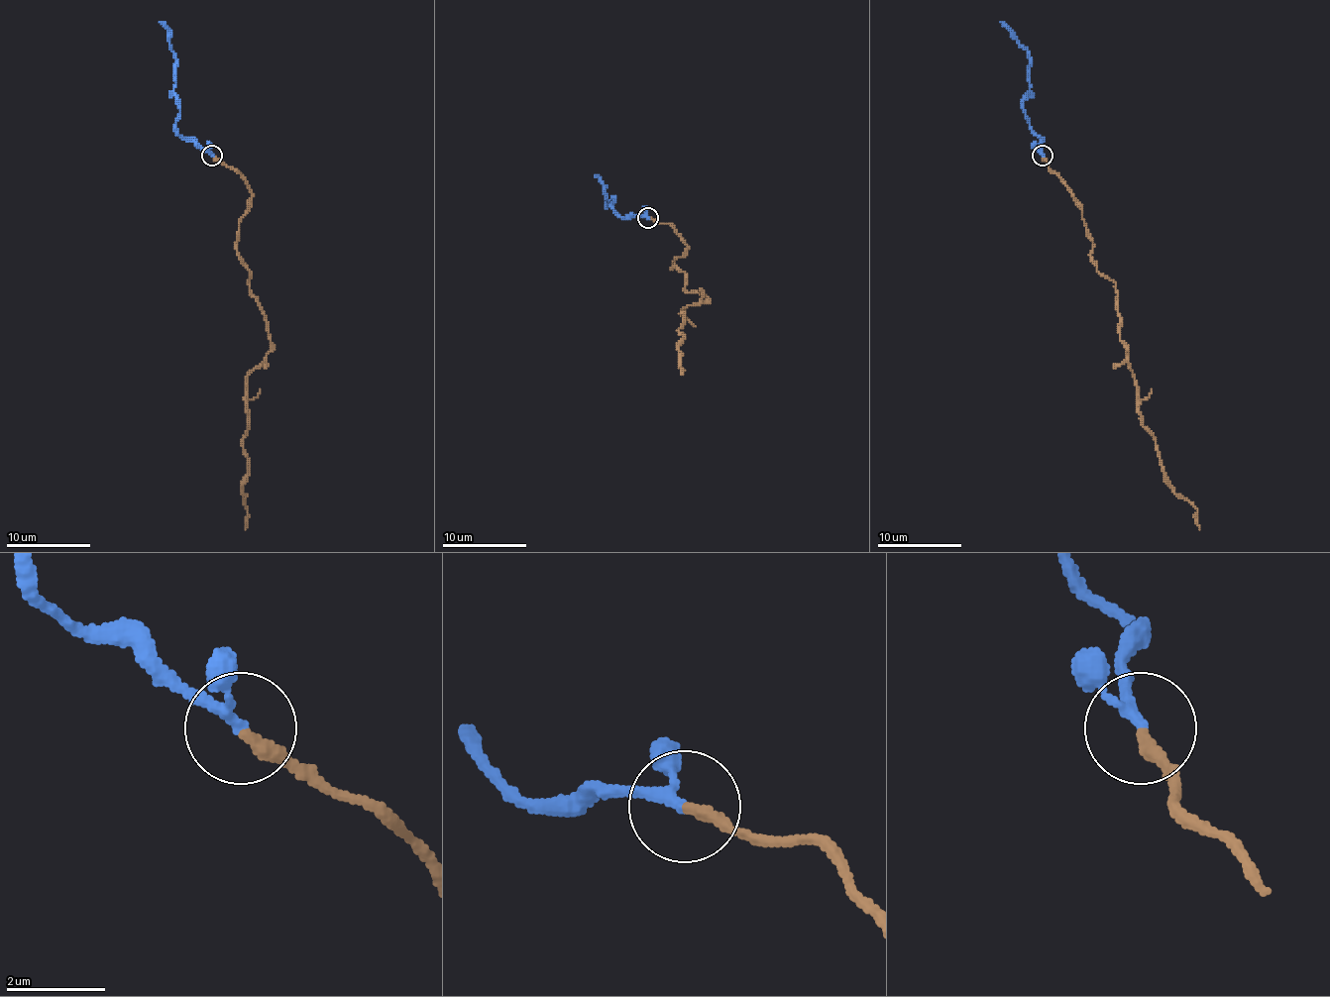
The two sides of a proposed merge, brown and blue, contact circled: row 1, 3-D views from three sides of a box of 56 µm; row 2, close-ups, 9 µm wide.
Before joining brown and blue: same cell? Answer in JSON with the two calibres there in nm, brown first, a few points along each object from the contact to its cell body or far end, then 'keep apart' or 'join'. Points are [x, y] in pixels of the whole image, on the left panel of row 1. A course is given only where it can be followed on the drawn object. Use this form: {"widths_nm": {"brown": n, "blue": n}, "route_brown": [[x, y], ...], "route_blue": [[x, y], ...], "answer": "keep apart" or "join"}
{"widths_nm": {"brown": 260, "blue": 190}, "route_brown": [[211, 156], [237, 170], [251, 194], [237, 253], [270, 341], [270, 351], [247, 377], [245, 529]], "route_blue": [[211, 156], [186, 142], [175, 131], [175, 54], [169, 33], [159, 22]], "answer": "join"}

